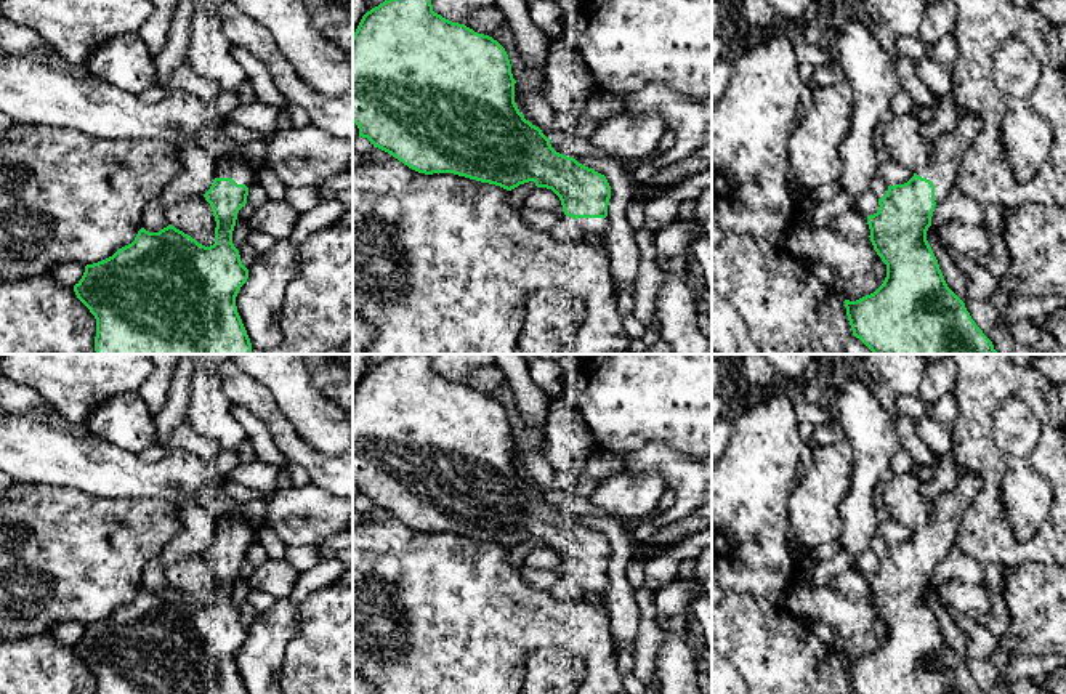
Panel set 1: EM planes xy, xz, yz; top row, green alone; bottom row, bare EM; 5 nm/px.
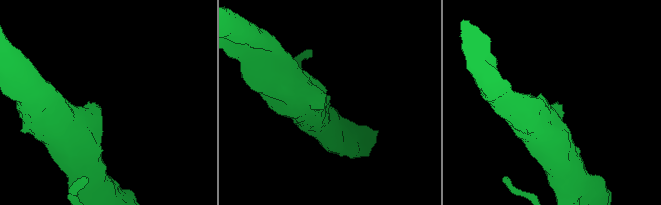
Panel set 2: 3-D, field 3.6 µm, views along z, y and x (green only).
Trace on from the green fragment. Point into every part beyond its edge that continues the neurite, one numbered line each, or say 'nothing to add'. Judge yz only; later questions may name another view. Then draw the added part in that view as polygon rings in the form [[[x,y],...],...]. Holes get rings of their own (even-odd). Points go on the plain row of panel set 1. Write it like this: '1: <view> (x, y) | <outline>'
1: yz (944, 518) | [[[975,471],[959,473],[952,490],[939,495],[930,510],[928,521],[917,531],[935,545],[935,561],[939,563],[957,543],[965,510],[983,489],[983,479]]]

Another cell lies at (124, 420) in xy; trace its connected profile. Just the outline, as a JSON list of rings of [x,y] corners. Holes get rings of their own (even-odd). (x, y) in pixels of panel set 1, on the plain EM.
[[[138,391],[104,401],[88,417],[85,428],[98,439],[136,454],[159,442],[154,415]]]

